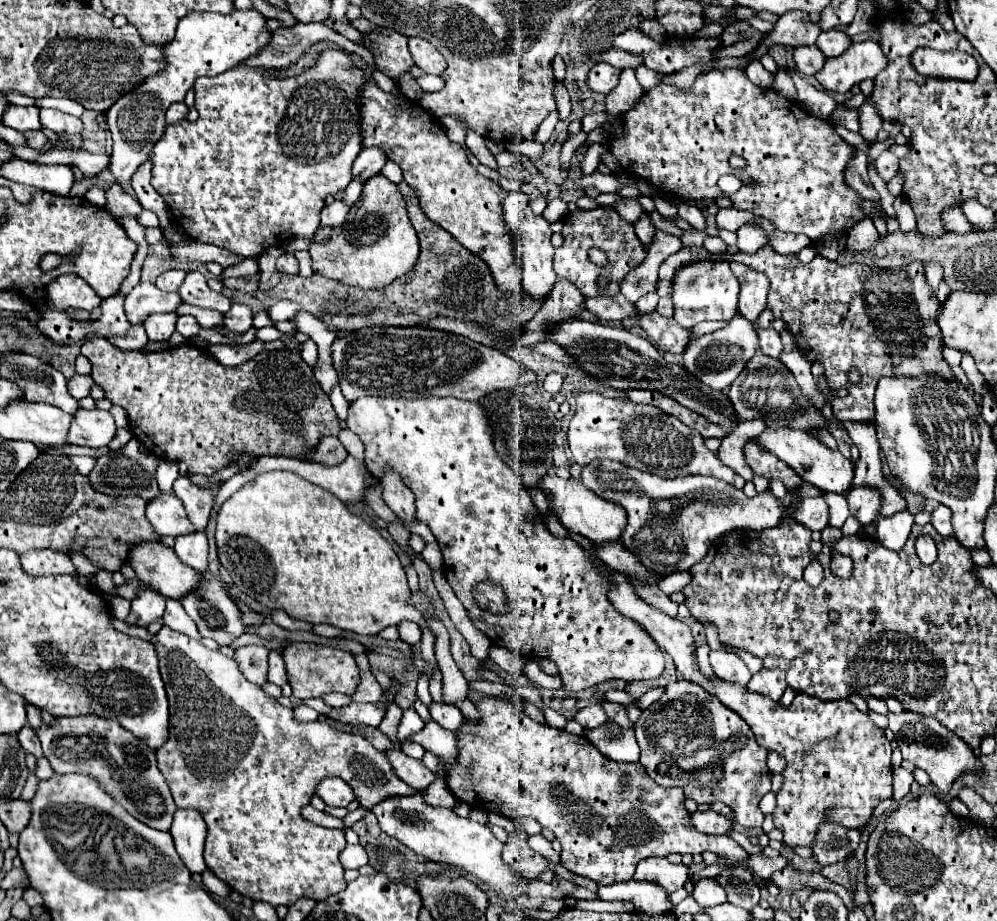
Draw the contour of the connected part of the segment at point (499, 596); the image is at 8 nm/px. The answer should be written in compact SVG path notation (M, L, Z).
M487 581L477 583L471 593L473 593L473 599L489 613L501 615L501 613L511 611L511 601L507 599L505 591L495 583L487 583Z

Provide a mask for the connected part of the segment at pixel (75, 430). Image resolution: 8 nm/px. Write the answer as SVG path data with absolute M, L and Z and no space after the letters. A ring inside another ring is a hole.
M77 409L75 419L71 421L71 431L67 433L67 443L85 445L85 447L103 447L115 437L115 421L109 411L87 411Z

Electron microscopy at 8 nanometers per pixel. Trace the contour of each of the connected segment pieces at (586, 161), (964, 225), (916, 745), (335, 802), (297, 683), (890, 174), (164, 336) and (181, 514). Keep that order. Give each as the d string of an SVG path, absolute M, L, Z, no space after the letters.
M595 143L595 145L591 145L589 149L587 149L587 153L585 153L585 157L583 157L583 161L581 161L581 171L584 175L590 175L593 173L599 164L599 153L603 153L603 151L608 150L608 145L605 143Z
M947 207L941 211L941 221L943 221L943 227L951 233L965 233L965 231L971 231L971 225L969 221L965 219L965 215L961 215L961 209L959 207Z
M911 711L887 713L887 719L889 719L887 727L895 733L903 759L925 769L931 781L939 787L939 791L949 791L953 781L963 771L981 771L981 763L973 755L973 751L967 747L967 743L963 743L955 733L947 731L939 721L931 717L923 717L919 713L911 713Z
M337 777L323 779L317 787L317 795L329 807L347 807L355 799L353 789L343 779L337 779Z
M291 643L289 647L285 647L283 659L285 659L289 685L297 699L321 697L321 695L333 693L333 691L351 697L361 681L359 667L357 667L353 655L343 649L333 649L333 647L317 643Z
M883 151L877 159L875 159L875 167L879 171L879 175L885 181L891 181L897 173L899 173L899 157L893 155L891 151Z
M155 313L155 315L151 315L143 323L143 327L147 331L147 337L149 337L149 343L167 341L175 331L175 323L177 323L177 315L175 313Z
M163 493L157 501L147 505L147 521L153 525L157 535L187 535L193 533L193 525L189 523L187 515L185 515L185 507L181 503L181 499L177 495L169 495Z

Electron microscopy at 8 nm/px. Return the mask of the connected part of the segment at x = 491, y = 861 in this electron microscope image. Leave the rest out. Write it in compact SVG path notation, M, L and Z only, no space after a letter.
M403 795L403 797L387 797L377 803L373 809L379 819L381 829L389 835L413 849L417 855L423 855L431 861L451 863L463 875L473 875L481 879L485 885L491 885L505 901L519 899L523 889L527 889L527 879L517 877L501 859L503 843L495 839L489 827L473 823L471 819L463 819L453 813L453 809L429 807L425 805L421 795Z

